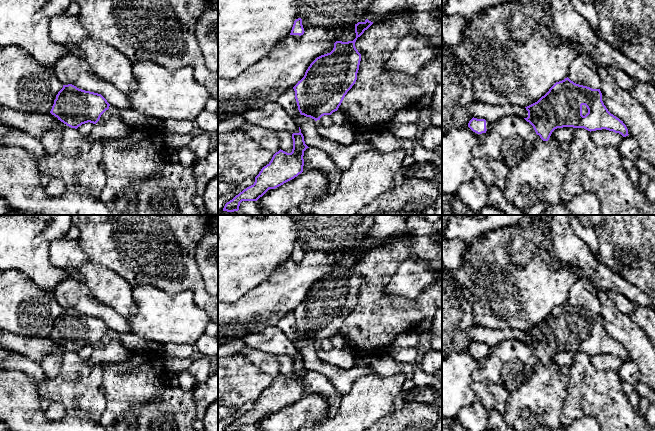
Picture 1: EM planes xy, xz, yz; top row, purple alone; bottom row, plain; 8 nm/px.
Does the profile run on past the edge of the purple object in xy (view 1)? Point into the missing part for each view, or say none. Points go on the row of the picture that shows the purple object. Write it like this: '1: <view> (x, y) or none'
1: none

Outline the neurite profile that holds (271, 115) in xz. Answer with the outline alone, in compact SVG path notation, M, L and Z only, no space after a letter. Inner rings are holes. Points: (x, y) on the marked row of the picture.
M277 101L266 102L256 109L246 109L241 115L248 122L276 132L287 131L291 134L300 132L298 124Z

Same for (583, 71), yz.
M586 53L579 54L570 65L568 78L576 84L599 89L601 82L598 75L598 66Z

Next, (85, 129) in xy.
M88 122L79 126L77 130L82 136L87 137L90 135L91 131L93 130L94 125L95 124Z

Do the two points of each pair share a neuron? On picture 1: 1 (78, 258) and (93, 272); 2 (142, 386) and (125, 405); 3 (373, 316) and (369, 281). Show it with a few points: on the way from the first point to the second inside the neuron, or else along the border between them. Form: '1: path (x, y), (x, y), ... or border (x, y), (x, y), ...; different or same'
1: border (87, 260), (78, 269); different
2: path (137, 391), (128, 400); same
3: path (373, 307), (372, 290); same

